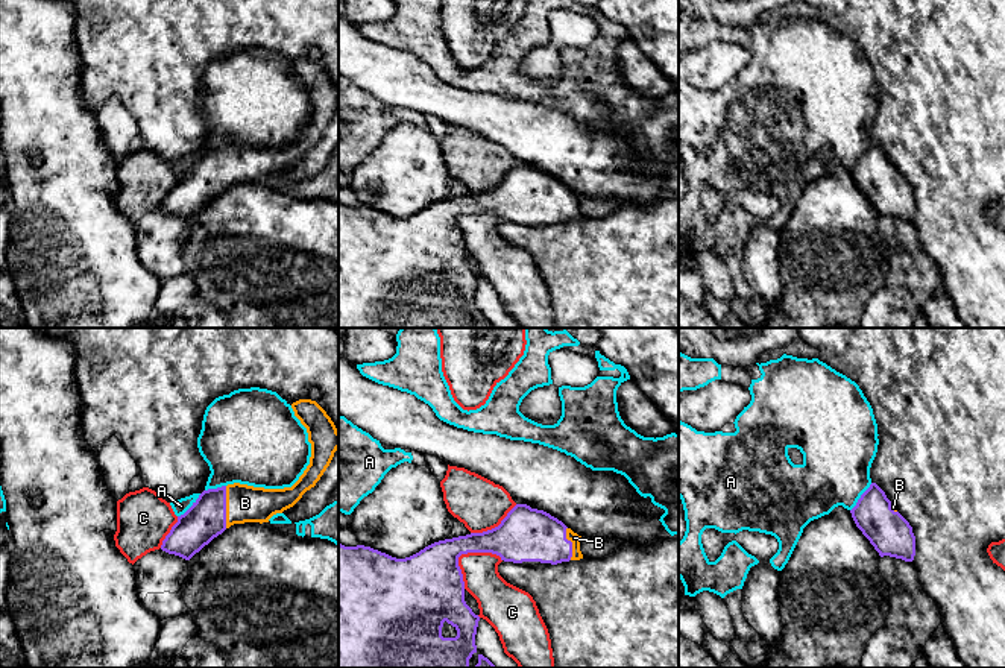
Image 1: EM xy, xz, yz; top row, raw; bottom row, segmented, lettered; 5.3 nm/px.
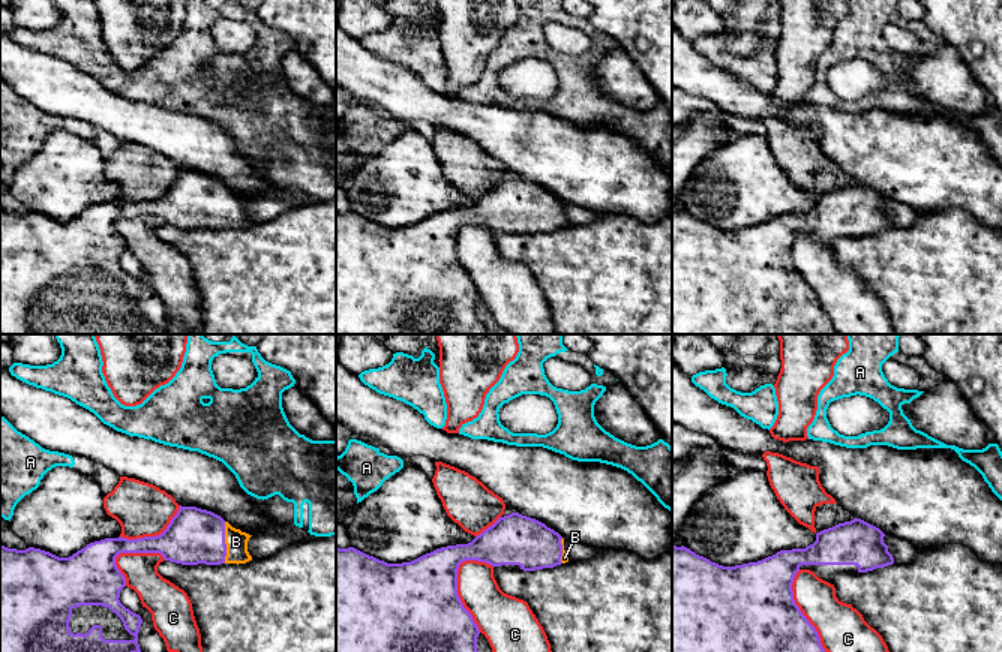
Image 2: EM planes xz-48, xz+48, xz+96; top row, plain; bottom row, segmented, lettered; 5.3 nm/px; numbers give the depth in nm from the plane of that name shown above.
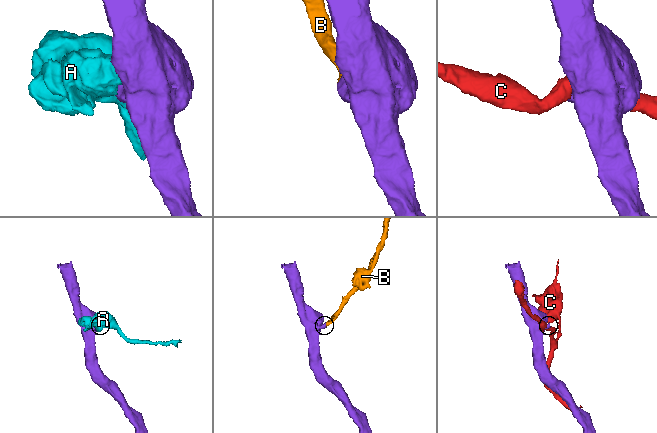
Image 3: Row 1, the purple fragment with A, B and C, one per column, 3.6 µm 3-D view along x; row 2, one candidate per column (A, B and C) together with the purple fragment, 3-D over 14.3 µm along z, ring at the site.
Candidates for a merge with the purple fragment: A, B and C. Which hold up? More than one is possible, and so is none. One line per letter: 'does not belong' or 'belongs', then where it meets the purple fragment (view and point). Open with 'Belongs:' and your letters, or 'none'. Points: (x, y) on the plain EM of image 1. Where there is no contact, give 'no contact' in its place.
Belongs: B
A: does not belong; meets purple in xy at (192, 166)
B: belongs; meets purple in xy at (225, 167)
C: does not belong; meets purple in xz at (465, 213)

